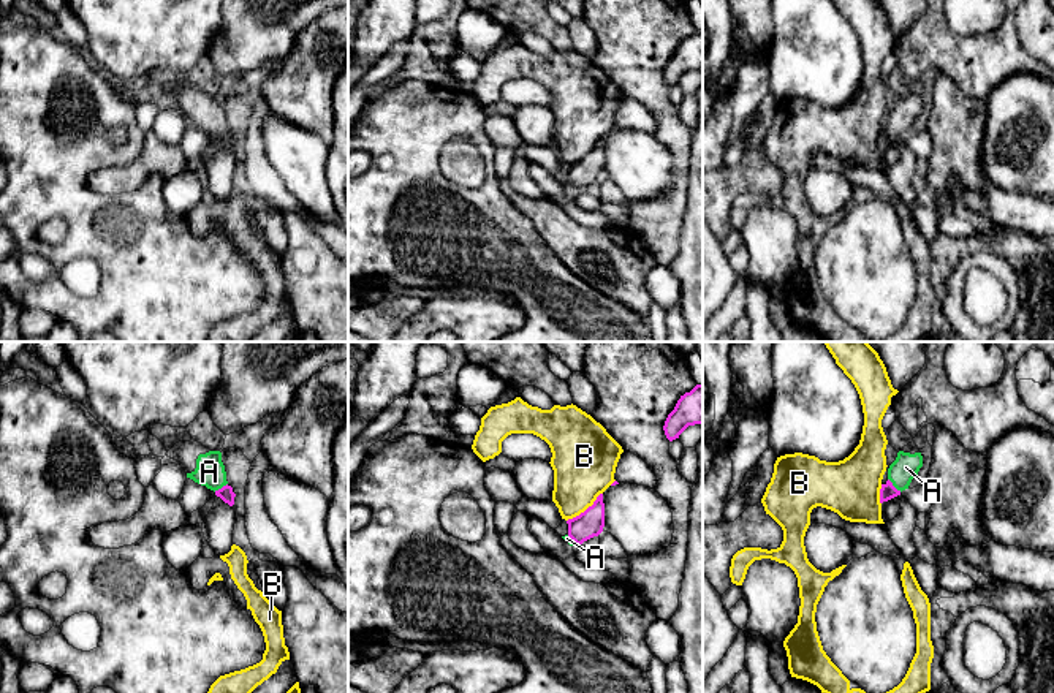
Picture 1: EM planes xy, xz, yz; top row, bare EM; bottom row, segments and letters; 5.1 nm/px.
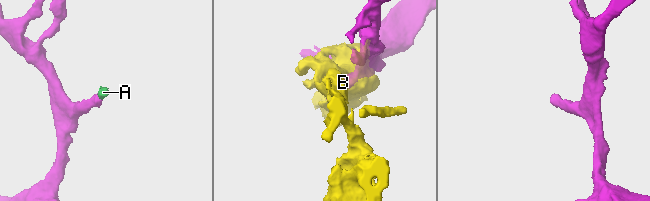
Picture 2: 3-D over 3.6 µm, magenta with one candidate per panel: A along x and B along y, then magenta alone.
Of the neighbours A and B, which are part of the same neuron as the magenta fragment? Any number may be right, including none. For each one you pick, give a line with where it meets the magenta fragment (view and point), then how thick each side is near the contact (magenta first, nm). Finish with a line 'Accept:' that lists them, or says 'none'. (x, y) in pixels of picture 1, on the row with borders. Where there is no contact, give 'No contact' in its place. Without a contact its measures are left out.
A: Touches magenta at yz (893, 486). Thickness 80 nm (magenta) against 140 nm
Accept: A

